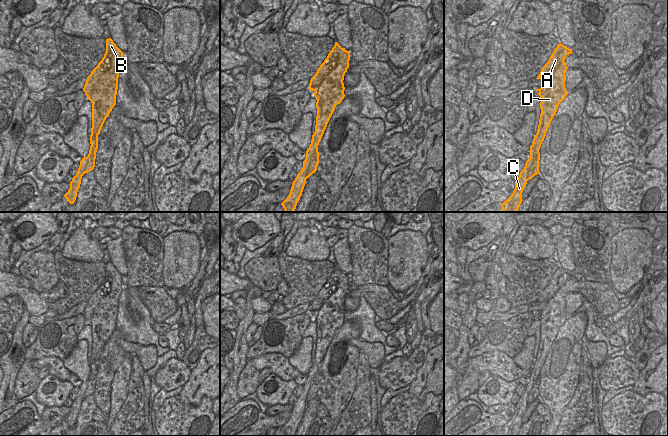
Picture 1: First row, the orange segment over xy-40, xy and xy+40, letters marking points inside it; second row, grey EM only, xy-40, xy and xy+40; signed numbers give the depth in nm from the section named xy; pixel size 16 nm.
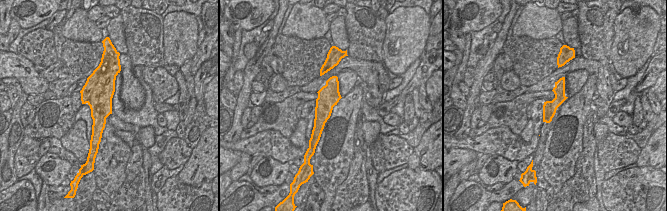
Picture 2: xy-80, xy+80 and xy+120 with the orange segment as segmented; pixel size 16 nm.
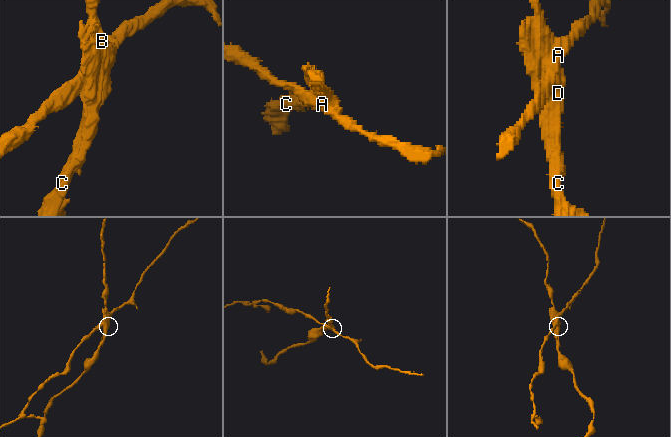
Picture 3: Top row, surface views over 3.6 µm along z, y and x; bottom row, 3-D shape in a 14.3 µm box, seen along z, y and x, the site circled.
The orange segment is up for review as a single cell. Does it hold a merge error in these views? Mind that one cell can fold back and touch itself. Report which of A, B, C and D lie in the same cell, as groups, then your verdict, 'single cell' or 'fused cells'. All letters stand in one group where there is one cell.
A / B C D; fused cells

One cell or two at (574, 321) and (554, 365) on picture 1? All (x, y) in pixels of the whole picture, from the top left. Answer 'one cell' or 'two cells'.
one cell

